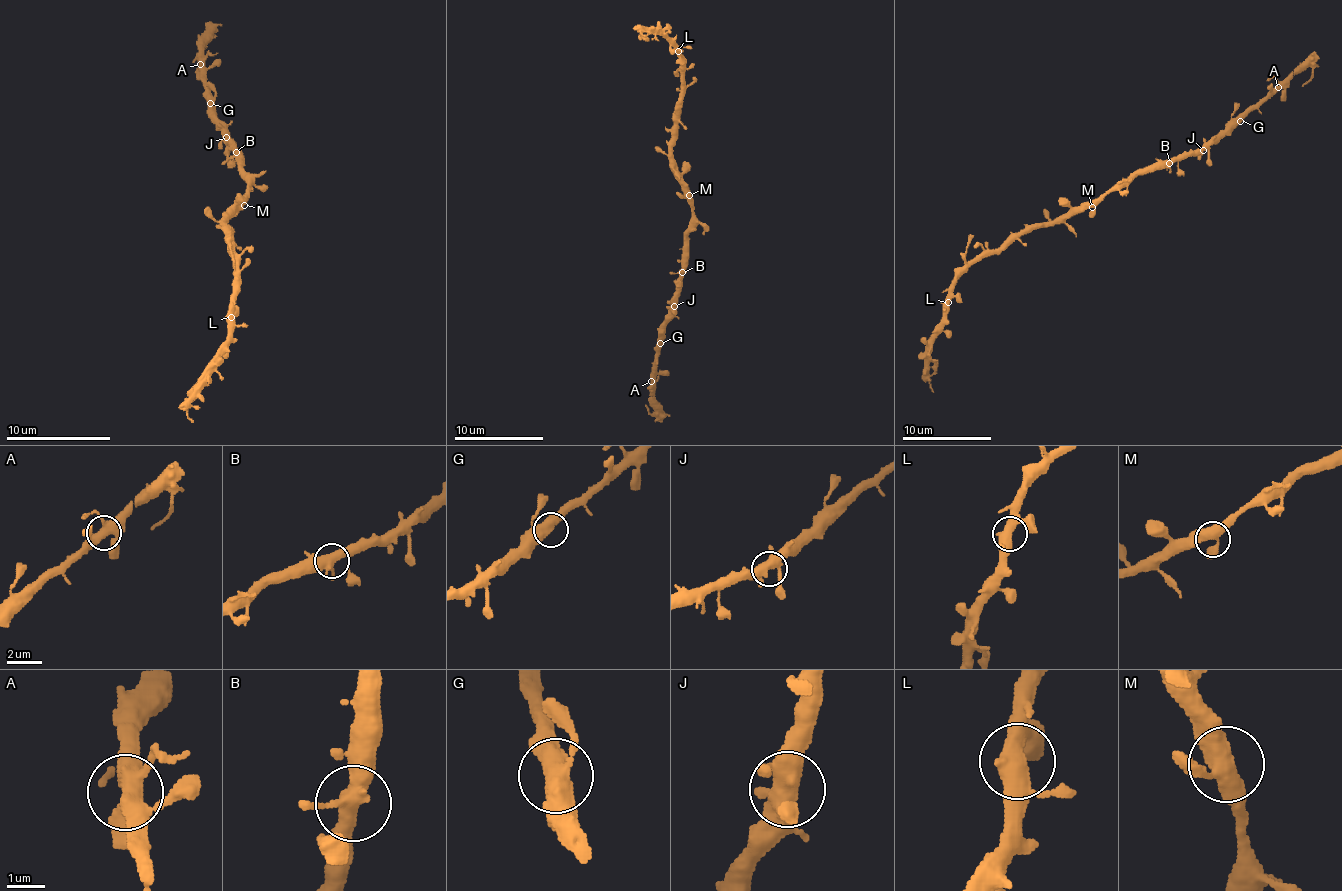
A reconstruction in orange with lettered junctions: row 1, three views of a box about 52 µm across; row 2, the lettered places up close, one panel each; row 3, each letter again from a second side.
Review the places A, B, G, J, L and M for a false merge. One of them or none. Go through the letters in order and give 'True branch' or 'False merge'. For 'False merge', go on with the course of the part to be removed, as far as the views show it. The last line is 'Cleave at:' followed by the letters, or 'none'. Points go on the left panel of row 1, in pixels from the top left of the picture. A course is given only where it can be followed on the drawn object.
A: True branch
B: True branch
G: True branch
J: True branch
L: True branch
M: True branch
Cleave at: none

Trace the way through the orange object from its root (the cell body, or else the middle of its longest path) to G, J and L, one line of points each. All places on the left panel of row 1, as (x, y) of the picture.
G: (241, 197), (247, 192), (247, 179), (239, 155), (215, 124), (210, 103)
J: (241, 197), (247, 192), (247, 179), (239, 155), (226, 137)
L: (241, 197), (223, 218), (226, 241), (234, 254), (231, 317)

